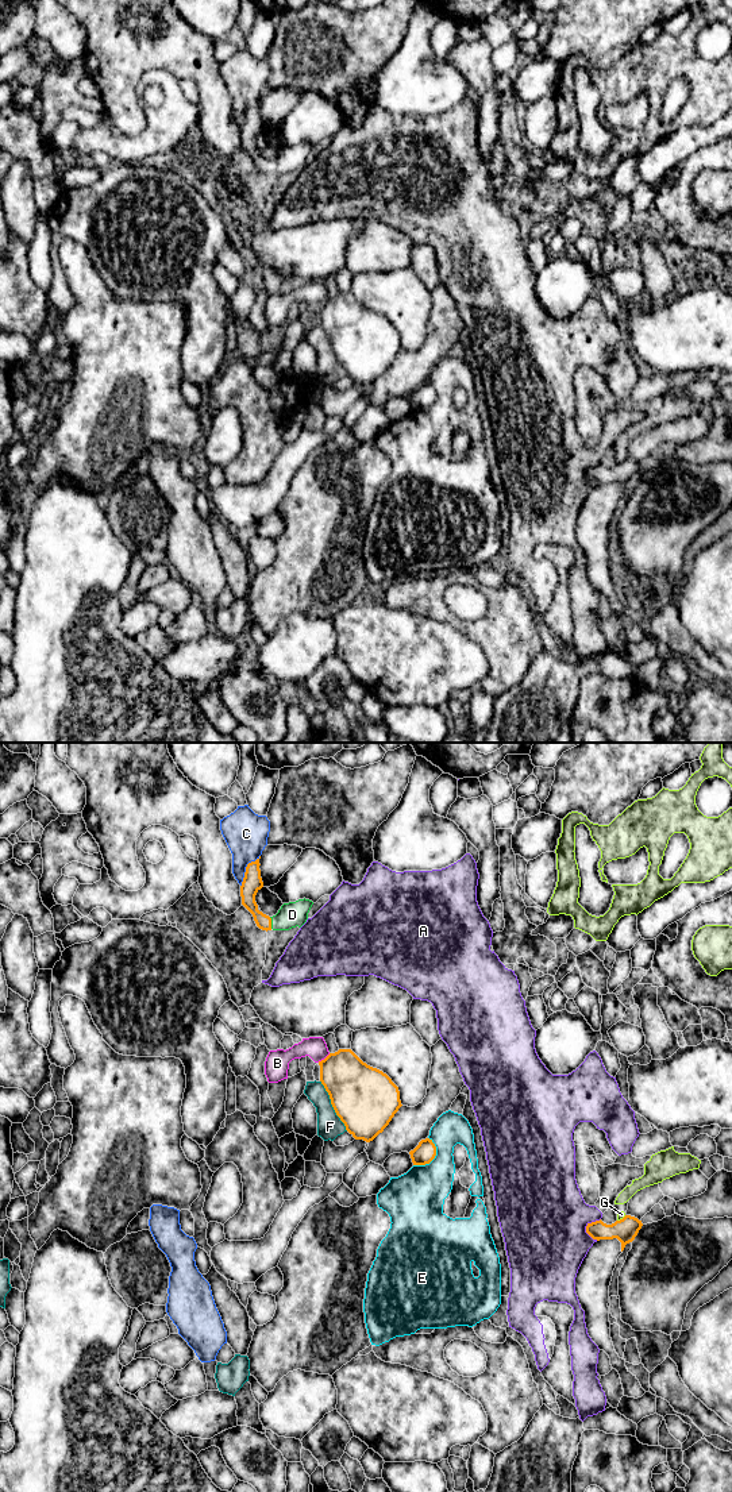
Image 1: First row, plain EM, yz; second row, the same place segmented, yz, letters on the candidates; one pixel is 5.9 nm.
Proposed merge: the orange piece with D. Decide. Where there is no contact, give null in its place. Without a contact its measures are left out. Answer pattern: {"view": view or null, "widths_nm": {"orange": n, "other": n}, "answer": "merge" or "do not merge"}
{"view": "yz", "widths_nm": {"orange": 110, "other": 150}, "answer": "merge"}

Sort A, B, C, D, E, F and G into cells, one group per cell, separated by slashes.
A / B / C / D / E / F / G

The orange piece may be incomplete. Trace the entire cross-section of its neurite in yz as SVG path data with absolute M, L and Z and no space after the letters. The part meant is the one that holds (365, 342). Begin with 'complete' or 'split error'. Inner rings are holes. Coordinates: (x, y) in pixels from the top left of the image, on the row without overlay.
complete; M339 293L319 305L320 325L330 339L331 348L344 367L346 374L355 382L373 385L389 369L402 350L398 331L382 315L363 307L351 293Z

